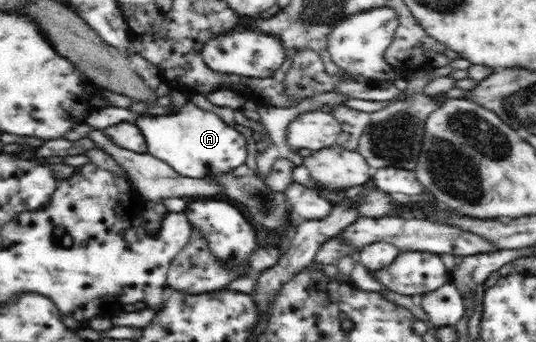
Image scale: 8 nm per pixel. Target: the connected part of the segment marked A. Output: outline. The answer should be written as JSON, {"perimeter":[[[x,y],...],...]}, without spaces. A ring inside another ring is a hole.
{"perimeter":[[[189,101],[179,112],[170,115],[140,116],[134,120],[139,131],[145,137],[147,152],[167,163],[176,173],[192,179],[202,179],[208,173],[228,173],[242,163],[246,163],[246,131],[239,126],[226,124],[217,114],[204,111]]]}

